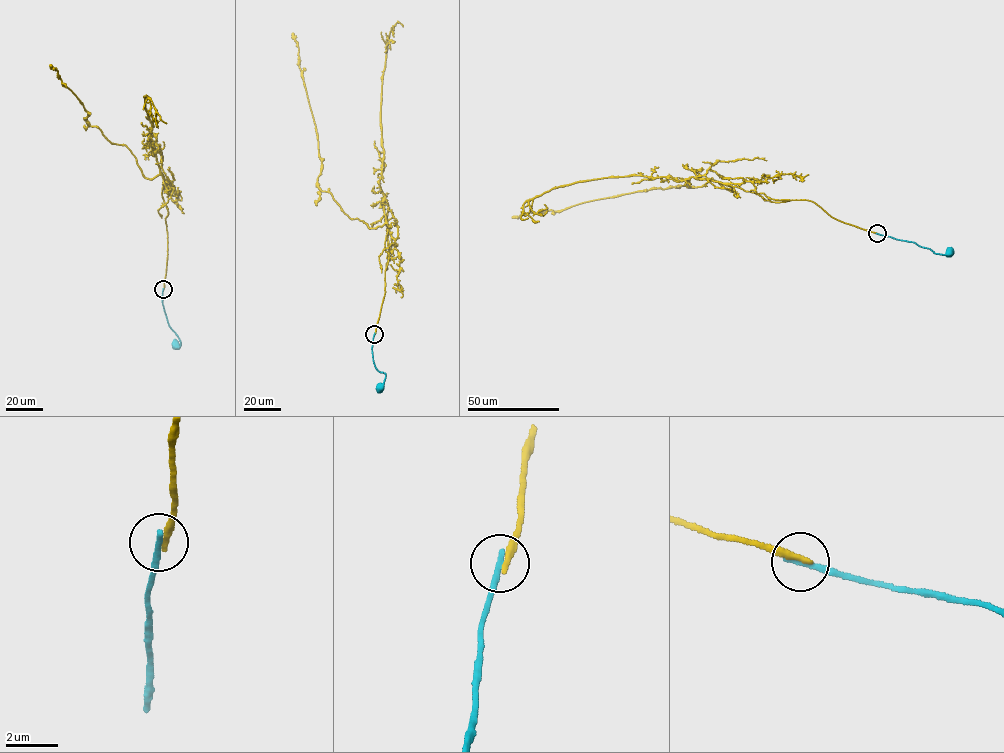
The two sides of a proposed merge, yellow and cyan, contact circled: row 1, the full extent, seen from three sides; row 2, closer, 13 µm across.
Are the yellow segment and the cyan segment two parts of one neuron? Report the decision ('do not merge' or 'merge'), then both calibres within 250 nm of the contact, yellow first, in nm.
do not merge | 280/280 nm

